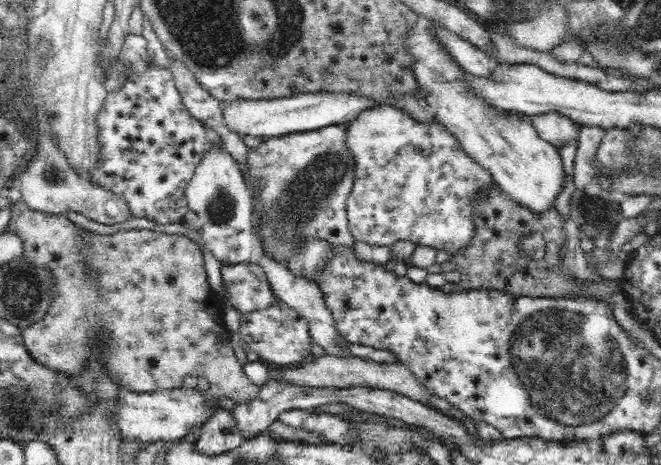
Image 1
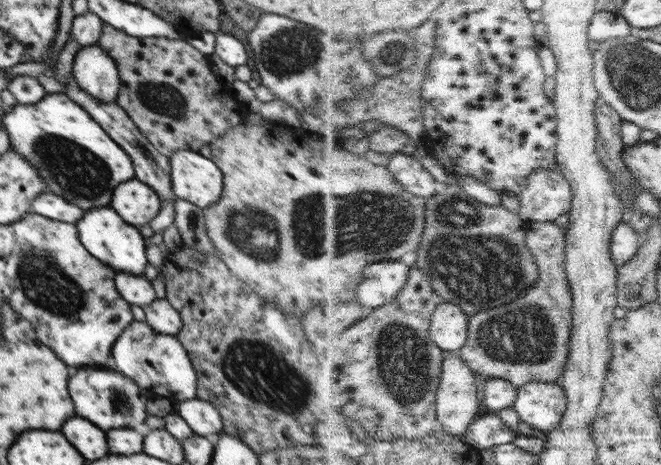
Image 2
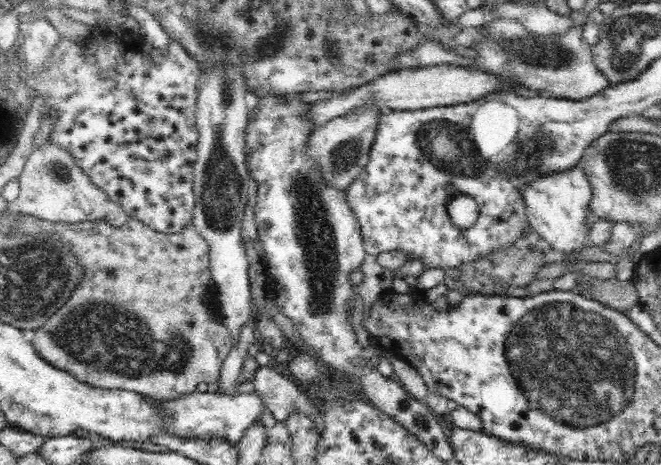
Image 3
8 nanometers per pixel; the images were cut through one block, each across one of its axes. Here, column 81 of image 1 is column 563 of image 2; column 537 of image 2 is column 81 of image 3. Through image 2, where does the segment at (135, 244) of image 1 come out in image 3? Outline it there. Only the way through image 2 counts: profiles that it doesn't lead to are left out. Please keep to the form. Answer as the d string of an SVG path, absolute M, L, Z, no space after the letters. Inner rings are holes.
M24 215L22 218L22 229L30 230L58 230L65 243L75 250L81 257L82 263L86 265L86 278L82 280L78 290L72 294L72 298L61 309L56 311L52 318L48 319L40 328L37 328L31 335L31 339L38 353L50 364L57 366L60 370L72 373L79 381L88 383L90 386L102 389L118 389L135 392L147 398L155 400L170 400L178 398L182 394L188 394L198 390L198 383L214 382L220 376L220 367L223 360L229 354L228 331L221 322L211 322L210 312L204 307L206 292L213 287L211 272L209 269L209 253L211 250L208 239L196 228L182 230L180 234L162 234L144 224L140 219L131 217L124 226L115 227L104 219L85 220L74 224L62 224L46 222L34 216Z

